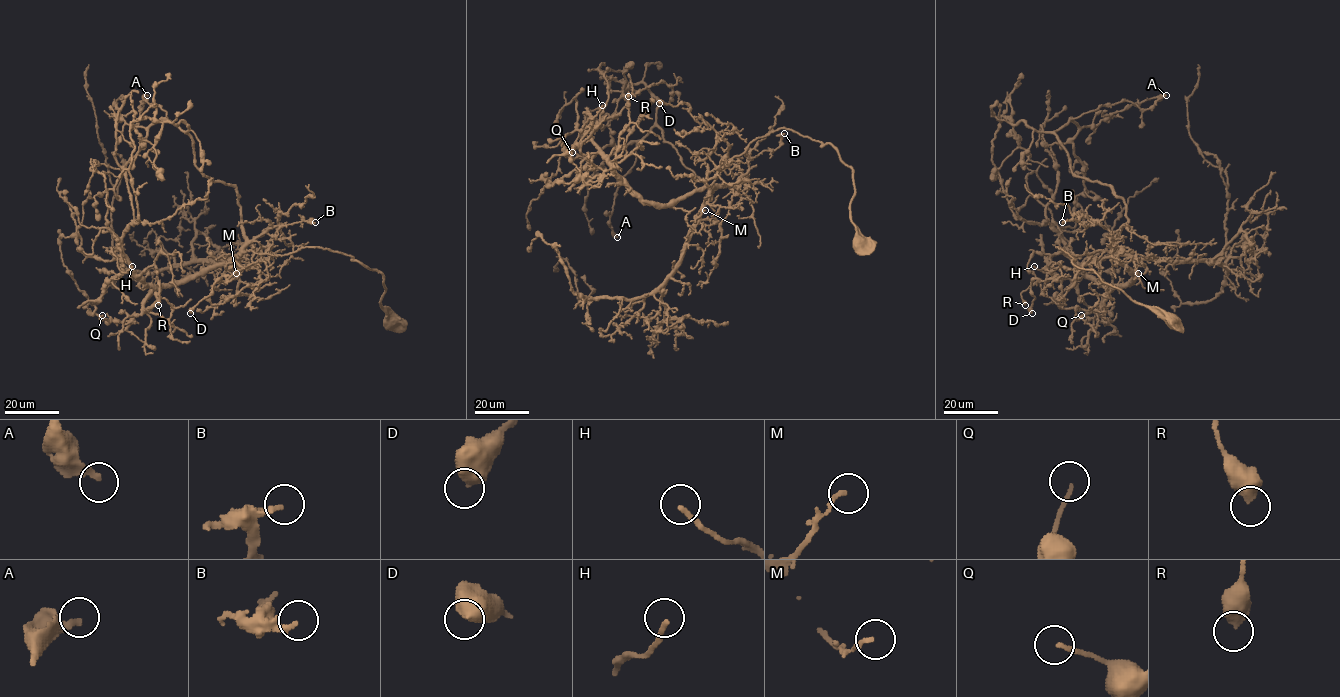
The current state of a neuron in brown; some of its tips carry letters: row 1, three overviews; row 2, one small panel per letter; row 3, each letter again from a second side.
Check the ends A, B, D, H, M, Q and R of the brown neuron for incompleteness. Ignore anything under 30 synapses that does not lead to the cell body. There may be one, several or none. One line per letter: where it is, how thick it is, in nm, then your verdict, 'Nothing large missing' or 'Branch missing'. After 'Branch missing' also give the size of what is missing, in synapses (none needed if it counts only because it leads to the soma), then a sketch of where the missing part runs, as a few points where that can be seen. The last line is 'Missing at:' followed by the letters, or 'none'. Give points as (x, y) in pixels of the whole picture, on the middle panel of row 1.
A: Place: (617, 237). Thickness 240 nm. Nothing large missing
B: Place: (784, 133). Thickness 180 nm. Nothing large missing
D: Place: (659, 103). Thickness 550 nm. Nothing large missing
H: Place: (602, 105). Thickness 170 nm. Nothing large missing
M: Place: (705, 210). Thickness 160 nm. Nothing large missing
Q: Place: (572, 152). Thickness 150 nm. Nothing large missing
R: Place: (628, 96). Thickness 550 nm. Nothing large missing
Missing at: none

